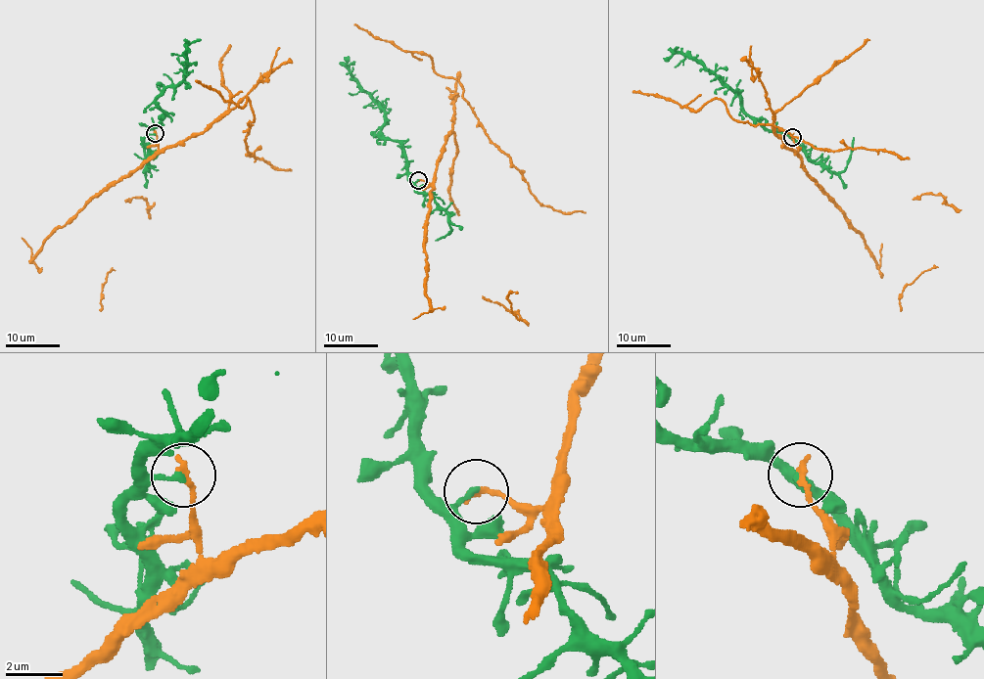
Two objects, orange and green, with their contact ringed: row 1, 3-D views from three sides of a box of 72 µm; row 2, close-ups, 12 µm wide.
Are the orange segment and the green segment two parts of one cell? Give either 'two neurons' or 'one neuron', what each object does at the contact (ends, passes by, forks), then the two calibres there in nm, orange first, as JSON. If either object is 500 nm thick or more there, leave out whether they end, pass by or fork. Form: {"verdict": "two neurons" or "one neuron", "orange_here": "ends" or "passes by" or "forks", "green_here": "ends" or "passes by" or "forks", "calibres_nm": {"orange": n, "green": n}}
{"verdict": "two neurons", "orange_here": "ends", "green_here": "ends", "calibres_nm": {"orange": 220, "green": 190}}

